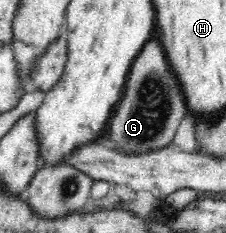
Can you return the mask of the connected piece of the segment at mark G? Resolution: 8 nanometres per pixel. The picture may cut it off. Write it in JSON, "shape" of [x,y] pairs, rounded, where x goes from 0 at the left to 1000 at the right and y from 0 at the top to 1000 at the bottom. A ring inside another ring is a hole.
{"shape":[[[690,159],[637,193],[580,279],[553,356],[460,588],[531,622],[549,665],[619,670],[757,622],[796,545],[841,519],[845,459],[832,459],[823,399],[810,399],[814,365],[765,296],[721,185]]]}

